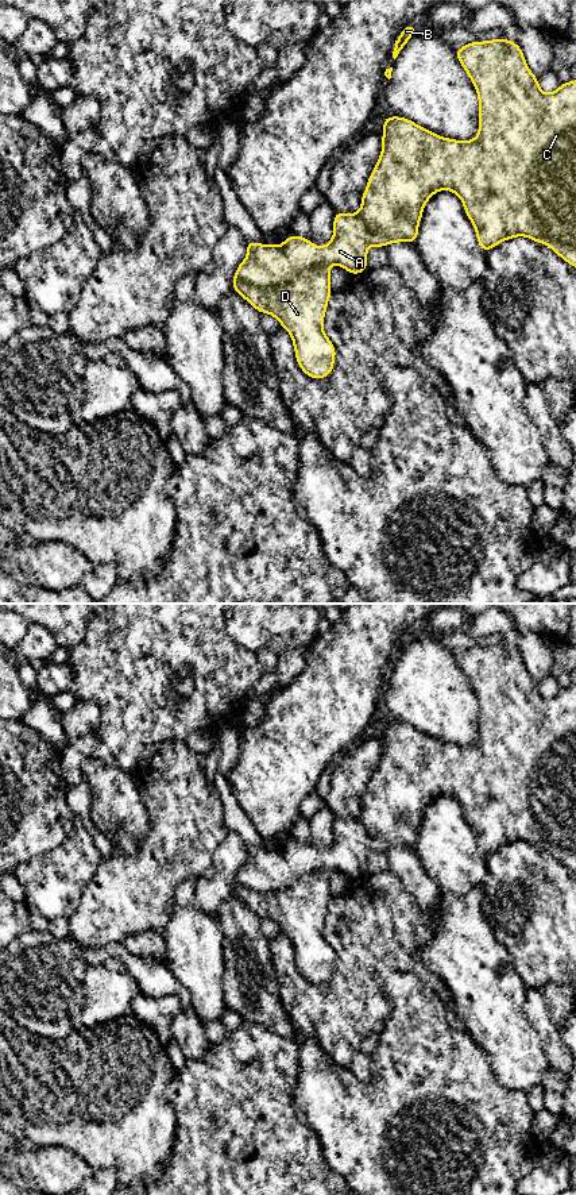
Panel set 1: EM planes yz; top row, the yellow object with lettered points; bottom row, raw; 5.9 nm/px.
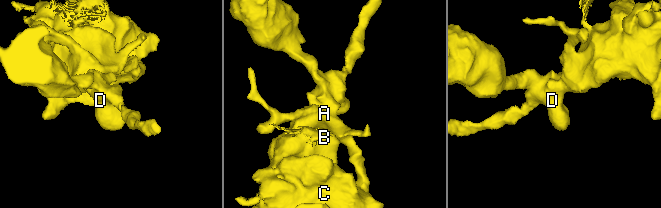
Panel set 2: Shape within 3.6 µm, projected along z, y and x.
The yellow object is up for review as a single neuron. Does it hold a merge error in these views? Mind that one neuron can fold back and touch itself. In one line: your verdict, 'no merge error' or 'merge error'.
merge error

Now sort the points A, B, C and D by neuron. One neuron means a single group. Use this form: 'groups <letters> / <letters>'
groups A / B C D

